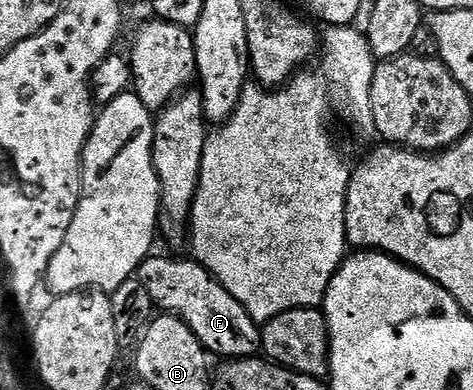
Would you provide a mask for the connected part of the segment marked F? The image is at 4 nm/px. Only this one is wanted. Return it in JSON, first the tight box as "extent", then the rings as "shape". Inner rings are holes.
{"extent":[136,255,262,359],"shape":[[[151,255],[138,268],[136,280],[144,283],[155,306],[167,314],[181,314],[181,309],[190,301],[188,320],[192,335],[200,339],[207,354],[214,356],[215,353],[218,359],[237,359],[252,357],[259,352],[262,344],[259,322],[251,319],[242,304],[228,295],[228,291],[224,291],[222,284],[199,261],[177,261],[174,257]]]}

